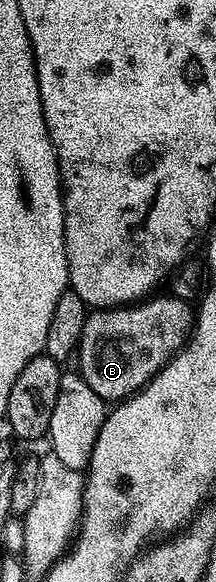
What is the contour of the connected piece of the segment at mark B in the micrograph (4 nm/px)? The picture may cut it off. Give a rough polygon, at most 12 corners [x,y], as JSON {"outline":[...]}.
{"outline":[[191,303],[94,308],[76,359],[96,396],[137,394],[188,341]]}

